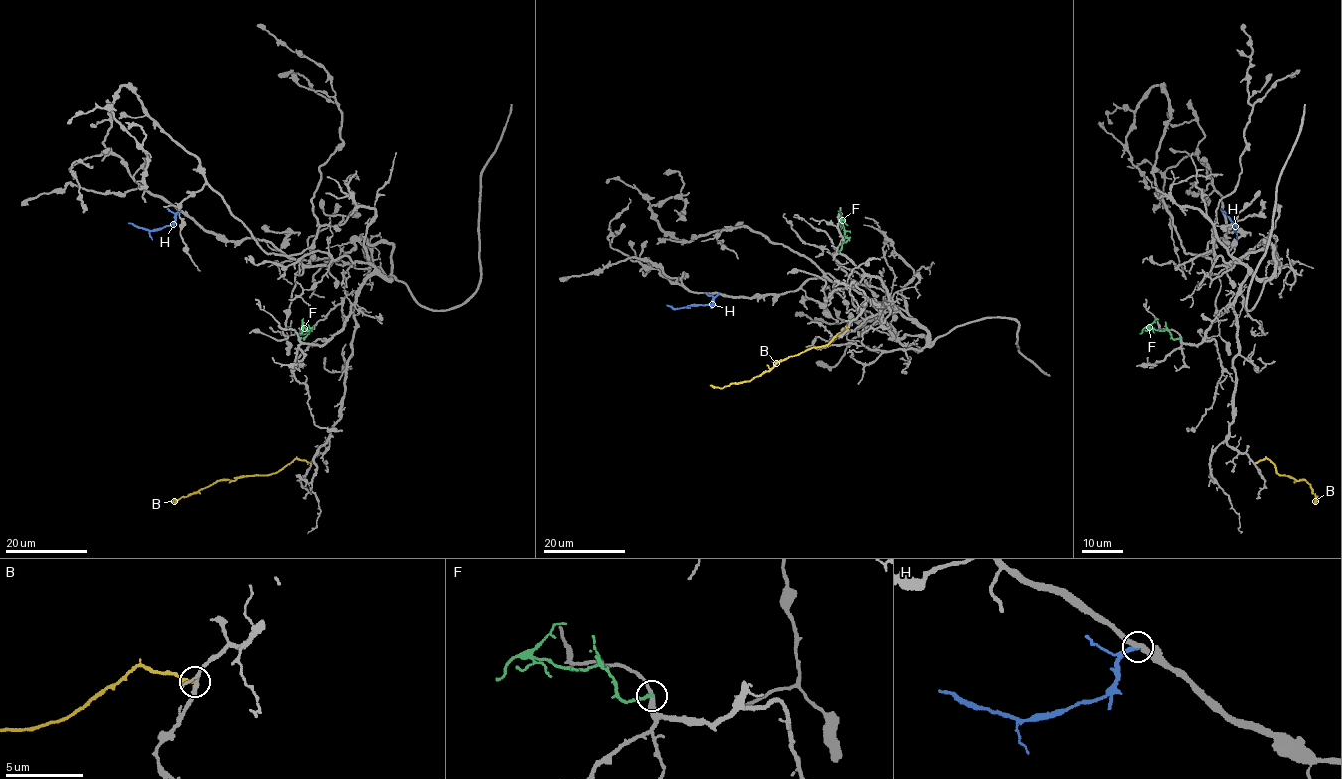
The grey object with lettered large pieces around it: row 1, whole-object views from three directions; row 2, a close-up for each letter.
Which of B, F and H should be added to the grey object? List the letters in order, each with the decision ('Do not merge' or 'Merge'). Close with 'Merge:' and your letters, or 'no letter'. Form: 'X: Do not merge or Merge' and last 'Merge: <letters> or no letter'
B: Do not merge
F: Do not merge
H: Do not merge
Merge: no letter

